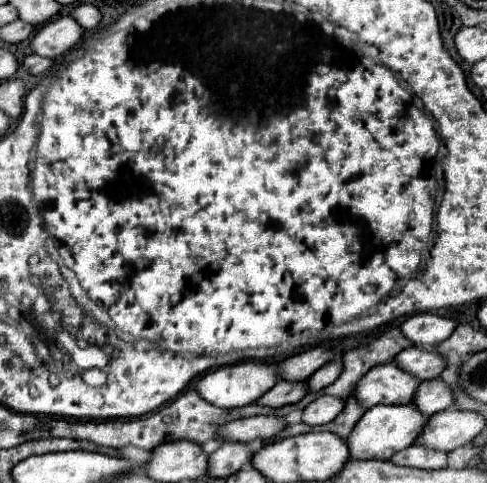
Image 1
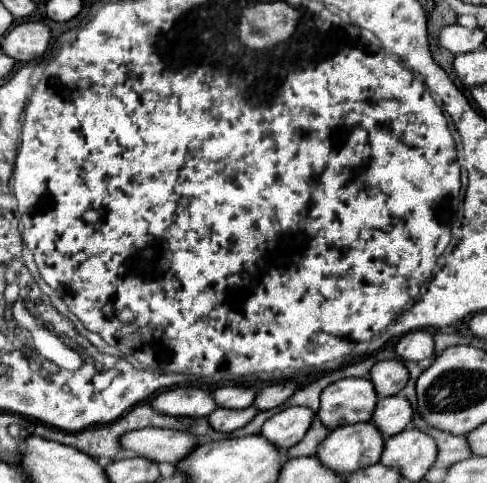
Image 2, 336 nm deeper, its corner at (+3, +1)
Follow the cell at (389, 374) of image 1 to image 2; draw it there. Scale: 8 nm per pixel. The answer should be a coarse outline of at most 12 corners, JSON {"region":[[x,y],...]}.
{"region":[[368,378],[322,390],[318,418],[328,430],[370,422],[376,392]]}

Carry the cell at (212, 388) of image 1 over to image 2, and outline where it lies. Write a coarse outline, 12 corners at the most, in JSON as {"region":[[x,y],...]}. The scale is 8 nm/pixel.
{"region":[[200,388],[160,392],[150,406],[168,416],[202,418],[216,410]]}

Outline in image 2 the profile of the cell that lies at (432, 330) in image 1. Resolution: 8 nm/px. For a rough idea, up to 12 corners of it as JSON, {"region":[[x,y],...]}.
{"region":[[426,330],[408,332],[396,344],[400,360],[434,356]]}

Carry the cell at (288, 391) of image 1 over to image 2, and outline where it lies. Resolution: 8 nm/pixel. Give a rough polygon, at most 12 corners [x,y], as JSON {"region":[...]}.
{"region":[[216,408],[208,422],[218,432],[246,426],[256,408]]}

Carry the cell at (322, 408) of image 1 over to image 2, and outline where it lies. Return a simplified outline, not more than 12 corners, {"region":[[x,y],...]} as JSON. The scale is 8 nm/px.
{"region":[[286,408],[266,420],[260,434],[286,452],[302,440],[314,412]]}

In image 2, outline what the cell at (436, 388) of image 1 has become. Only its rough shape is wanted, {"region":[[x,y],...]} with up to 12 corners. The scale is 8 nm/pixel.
{"region":[[402,396],[380,398],[372,424],[384,438],[402,432],[412,406]]}

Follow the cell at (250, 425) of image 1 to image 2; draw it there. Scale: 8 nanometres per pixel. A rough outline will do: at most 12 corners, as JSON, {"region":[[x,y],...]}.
{"region":[[146,428],[120,444],[154,462],[176,464],[196,448],[190,432]]}

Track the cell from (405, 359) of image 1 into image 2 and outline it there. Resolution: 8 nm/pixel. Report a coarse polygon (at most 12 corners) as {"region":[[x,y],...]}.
{"region":[[400,360],[376,362],[370,380],[376,394],[394,396],[408,382]]}

